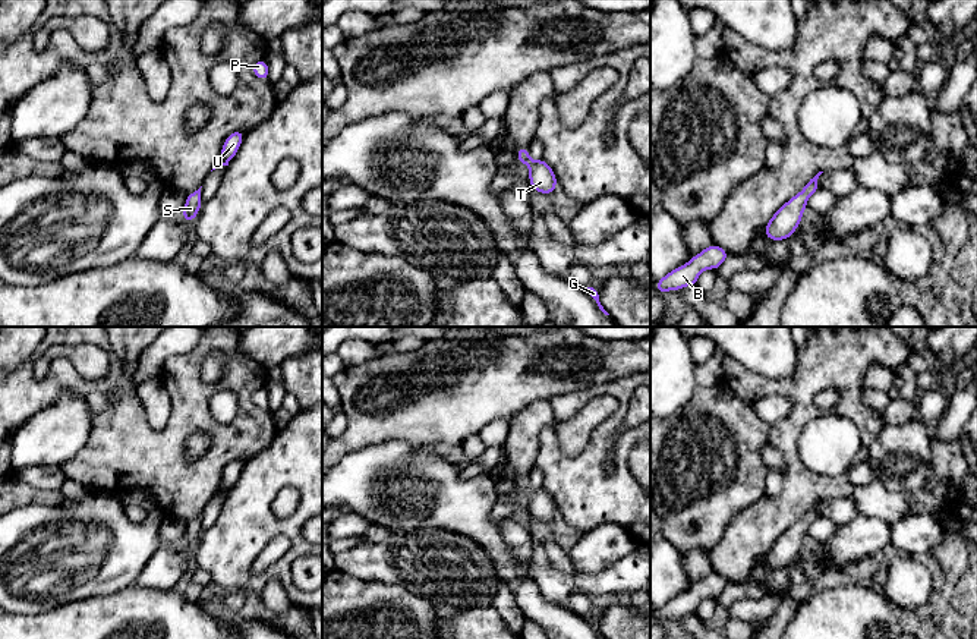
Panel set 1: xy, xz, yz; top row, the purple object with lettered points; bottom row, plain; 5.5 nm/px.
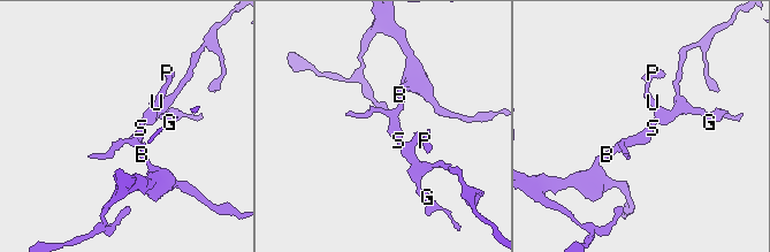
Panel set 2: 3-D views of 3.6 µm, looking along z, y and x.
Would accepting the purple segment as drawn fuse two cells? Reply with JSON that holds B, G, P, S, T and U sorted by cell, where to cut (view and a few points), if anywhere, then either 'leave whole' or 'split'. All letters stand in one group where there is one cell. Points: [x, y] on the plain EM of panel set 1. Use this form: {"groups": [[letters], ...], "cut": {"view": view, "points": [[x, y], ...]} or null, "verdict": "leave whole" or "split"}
{"groups": [["B", "G", "P", "S", "T", "U"]], "cut": null, "verdict": "leave whole"}

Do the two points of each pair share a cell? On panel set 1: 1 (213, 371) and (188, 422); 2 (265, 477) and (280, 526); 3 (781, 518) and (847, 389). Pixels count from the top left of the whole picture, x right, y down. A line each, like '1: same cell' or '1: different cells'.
1: different cells
2: same cell
3: same cell

